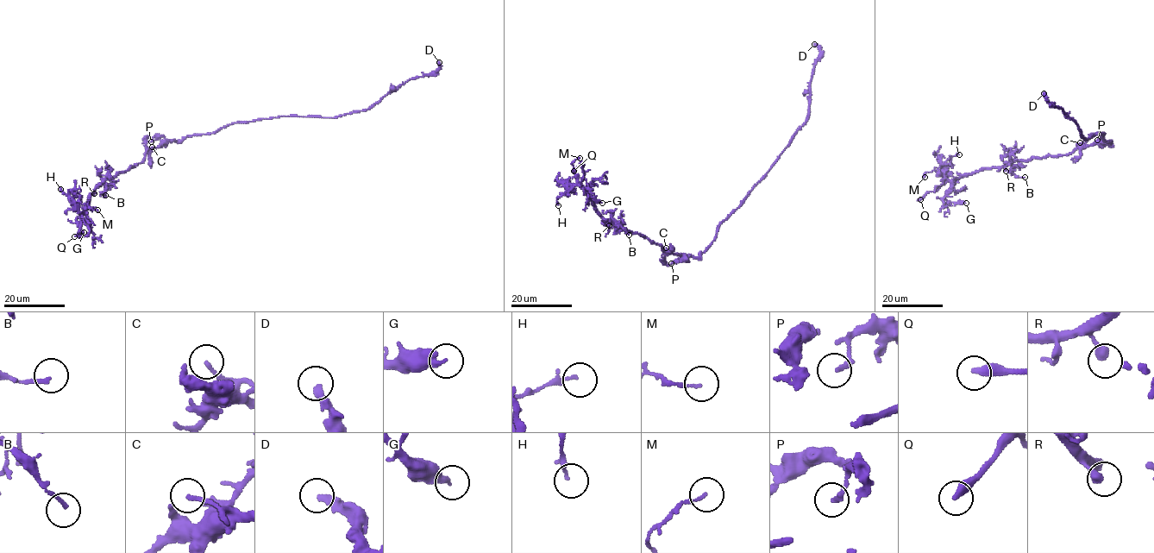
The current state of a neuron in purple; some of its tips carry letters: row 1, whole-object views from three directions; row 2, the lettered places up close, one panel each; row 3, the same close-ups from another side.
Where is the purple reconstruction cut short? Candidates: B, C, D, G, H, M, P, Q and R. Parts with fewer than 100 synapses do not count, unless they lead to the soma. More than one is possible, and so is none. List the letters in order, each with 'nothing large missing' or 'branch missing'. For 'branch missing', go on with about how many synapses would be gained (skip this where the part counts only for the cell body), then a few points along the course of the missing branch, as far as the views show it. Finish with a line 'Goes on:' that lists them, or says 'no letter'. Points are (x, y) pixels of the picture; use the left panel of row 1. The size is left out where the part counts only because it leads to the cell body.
B: nothing large missing
C: nothing large missing
D: nothing large missing
G: nothing large missing
H: nothing large missing
M: nothing large missing
P: nothing large missing
Q: branch missing; course (74, 236), (60, 230), (40, 215)
R: nothing large missing
Goes on: Q

